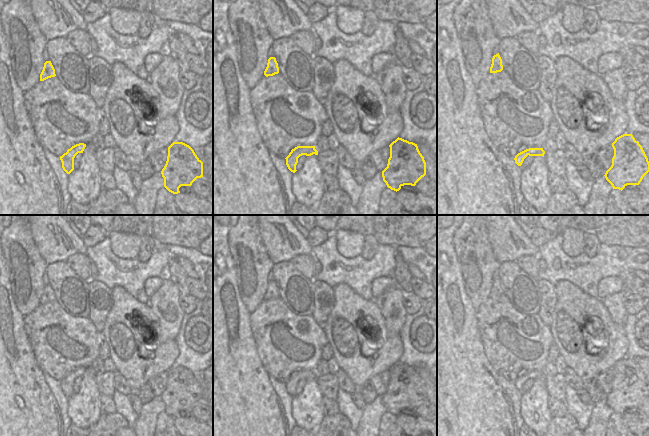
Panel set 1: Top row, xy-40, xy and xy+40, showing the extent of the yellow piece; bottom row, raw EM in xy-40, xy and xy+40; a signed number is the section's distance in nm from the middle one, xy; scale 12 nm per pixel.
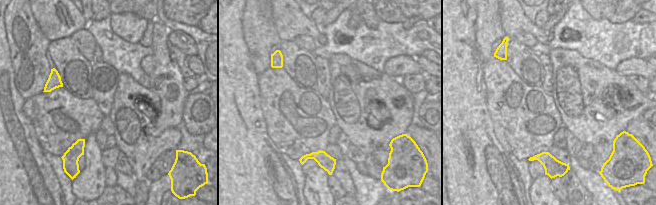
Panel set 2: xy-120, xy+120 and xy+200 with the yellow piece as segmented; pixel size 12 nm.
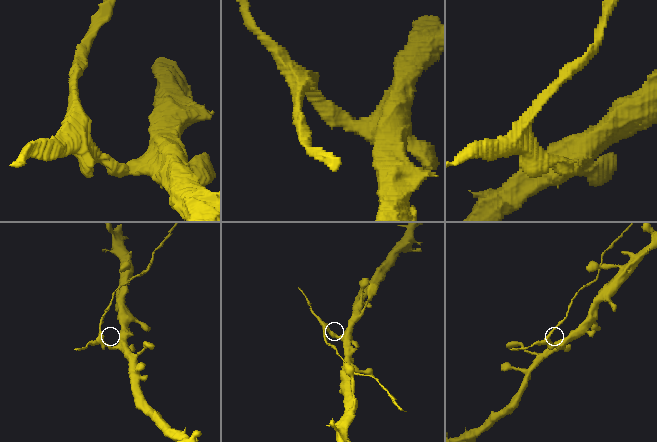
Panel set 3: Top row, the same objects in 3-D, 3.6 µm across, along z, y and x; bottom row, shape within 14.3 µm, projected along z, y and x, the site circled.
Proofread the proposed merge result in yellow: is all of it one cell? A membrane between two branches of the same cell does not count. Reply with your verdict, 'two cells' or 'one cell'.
two cells

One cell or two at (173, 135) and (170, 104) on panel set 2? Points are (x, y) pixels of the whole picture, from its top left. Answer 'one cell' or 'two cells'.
two cells

